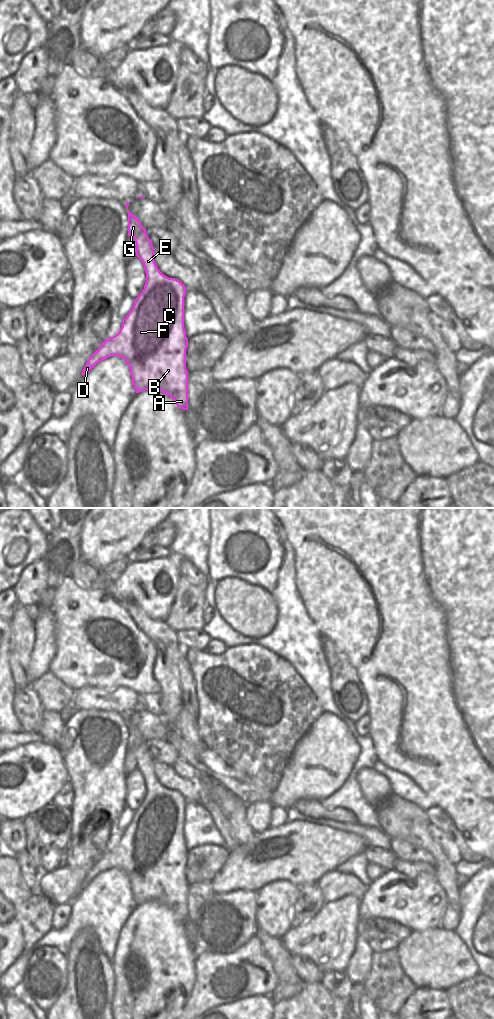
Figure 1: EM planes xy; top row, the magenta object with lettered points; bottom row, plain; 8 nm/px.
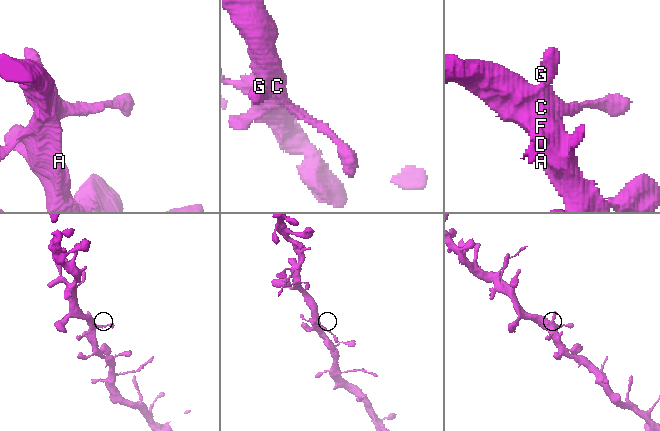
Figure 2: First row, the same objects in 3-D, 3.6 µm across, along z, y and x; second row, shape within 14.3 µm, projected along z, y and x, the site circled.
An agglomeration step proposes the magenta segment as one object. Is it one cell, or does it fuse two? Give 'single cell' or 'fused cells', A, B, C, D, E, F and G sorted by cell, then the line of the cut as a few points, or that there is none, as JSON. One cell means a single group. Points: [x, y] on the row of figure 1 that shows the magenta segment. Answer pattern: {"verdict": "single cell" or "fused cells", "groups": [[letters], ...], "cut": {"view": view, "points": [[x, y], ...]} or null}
{"verdict": "single cell", "groups": [["A", "B", "C", "D", "E", "F", "G"]], "cut": null}

